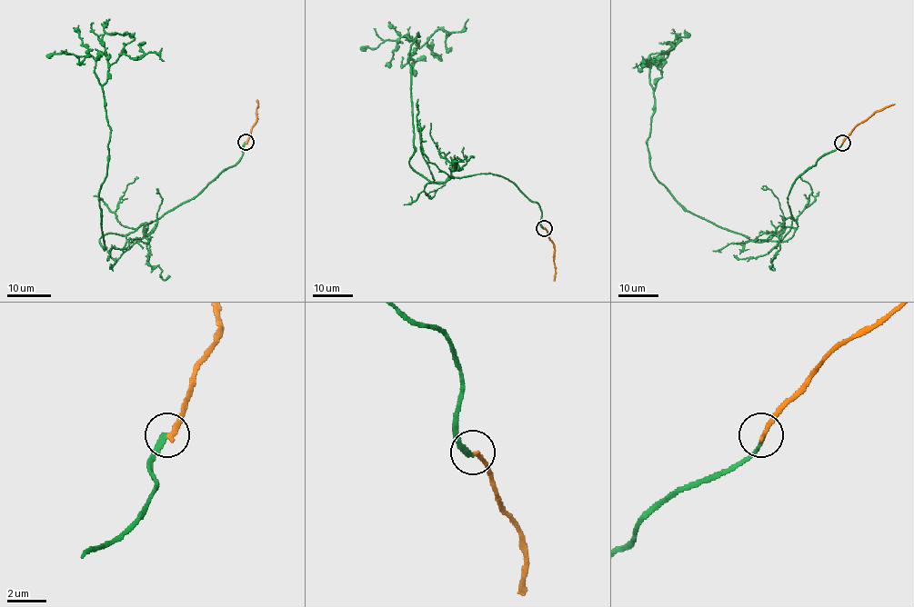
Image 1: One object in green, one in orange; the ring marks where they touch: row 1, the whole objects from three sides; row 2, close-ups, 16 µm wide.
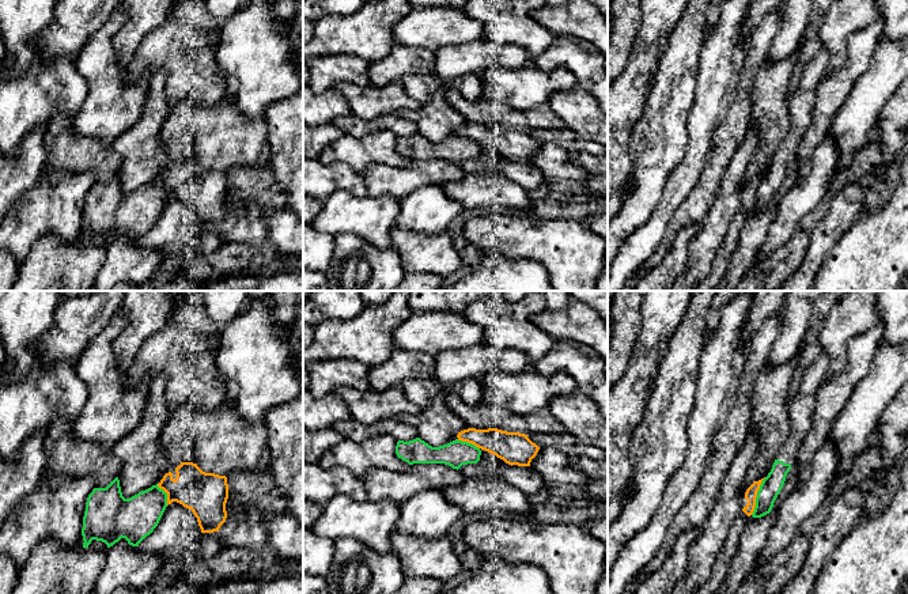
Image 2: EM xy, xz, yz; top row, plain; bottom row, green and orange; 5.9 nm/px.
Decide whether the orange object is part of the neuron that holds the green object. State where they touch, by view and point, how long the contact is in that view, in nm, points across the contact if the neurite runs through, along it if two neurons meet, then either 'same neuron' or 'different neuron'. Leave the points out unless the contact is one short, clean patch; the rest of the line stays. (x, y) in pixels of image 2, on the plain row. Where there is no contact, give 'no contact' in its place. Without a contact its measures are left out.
contact yz (757, 192); length 240 nm; border yz (765, 173), (757, 188), (755, 205), (751, 210); different neuron

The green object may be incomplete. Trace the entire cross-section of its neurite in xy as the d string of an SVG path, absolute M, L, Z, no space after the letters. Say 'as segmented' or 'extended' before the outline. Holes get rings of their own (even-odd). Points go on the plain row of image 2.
as segmented; M116 173L106 184L94 184L87 193L82 224L83 243L87 243L92 235L102 237L110 243L121 234L125 234L132 242L139 242L158 222L166 203L167 189L158 179L125 194L120 175Z

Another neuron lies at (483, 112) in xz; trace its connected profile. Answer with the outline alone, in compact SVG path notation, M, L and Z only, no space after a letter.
M446 88L444 98L468 124L488 125L497 124L507 128L519 129L563 129L565 128L548 105L537 106L530 110L517 111L499 101L487 101L481 97L476 102L466 101L457 90Z

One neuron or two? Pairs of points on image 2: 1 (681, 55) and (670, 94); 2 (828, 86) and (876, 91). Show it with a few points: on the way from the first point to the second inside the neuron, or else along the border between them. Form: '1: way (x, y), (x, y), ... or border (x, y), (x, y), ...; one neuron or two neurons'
1: way (680, 64), (673, 84); one neuron
2: border (870, 61), (835, 116); two neurons

